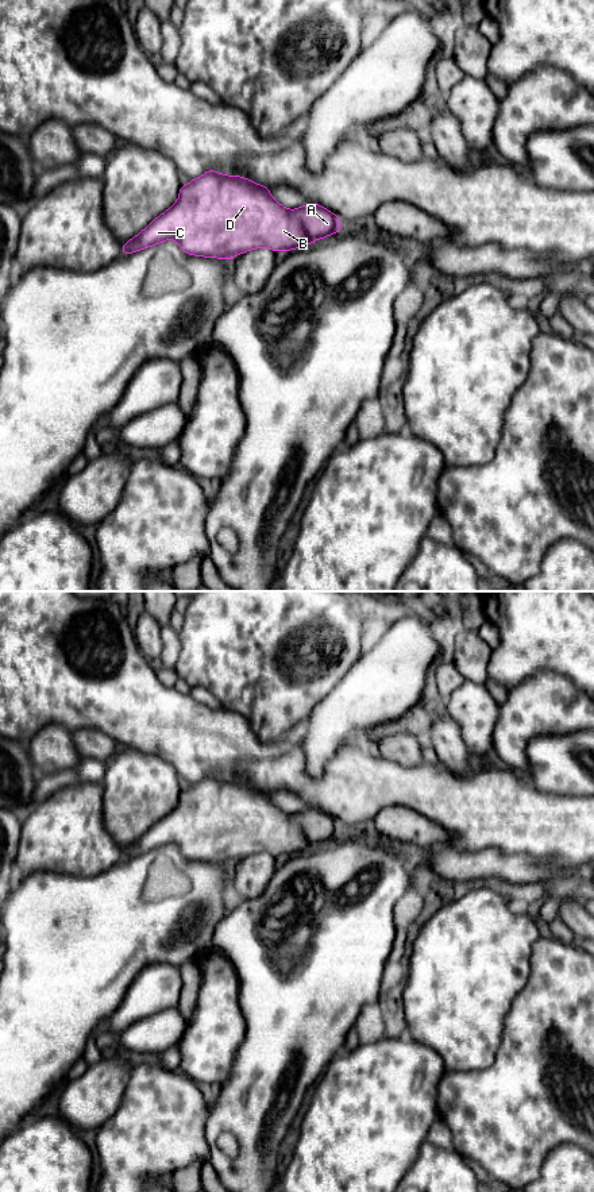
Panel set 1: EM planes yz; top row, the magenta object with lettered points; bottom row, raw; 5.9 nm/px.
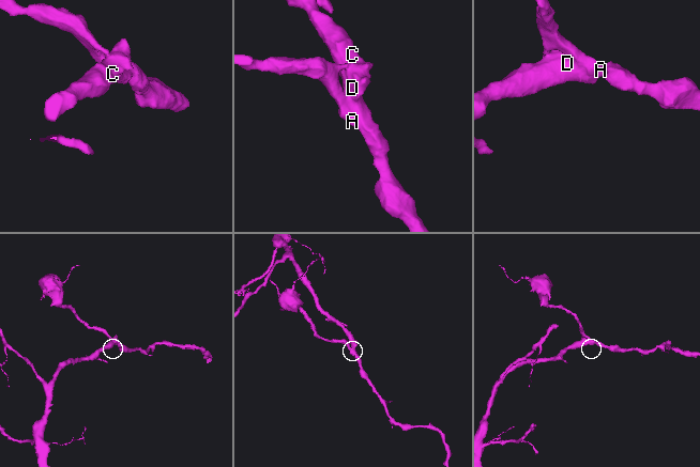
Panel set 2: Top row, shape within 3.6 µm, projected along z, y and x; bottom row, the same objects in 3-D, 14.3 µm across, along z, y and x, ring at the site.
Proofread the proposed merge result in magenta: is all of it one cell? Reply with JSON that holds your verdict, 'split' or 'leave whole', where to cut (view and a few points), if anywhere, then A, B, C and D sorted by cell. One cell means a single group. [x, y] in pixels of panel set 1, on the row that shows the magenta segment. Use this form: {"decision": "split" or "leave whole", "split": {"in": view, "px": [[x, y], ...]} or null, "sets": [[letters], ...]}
{"decision": "split", "split": {"in": "yz", "px": [[289, 211], [312, 240]]}, "sets": [["A"], ["B", "C", "D"]]}

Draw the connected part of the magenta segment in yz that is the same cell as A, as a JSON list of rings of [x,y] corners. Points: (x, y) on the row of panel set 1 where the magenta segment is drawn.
[[[319,204],[304,205],[290,213],[301,221],[312,242],[333,235],[343,228],[338,216]]]

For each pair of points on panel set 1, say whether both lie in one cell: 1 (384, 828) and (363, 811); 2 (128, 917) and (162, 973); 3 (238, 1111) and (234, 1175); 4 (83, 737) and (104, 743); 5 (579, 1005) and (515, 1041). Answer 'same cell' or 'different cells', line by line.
1: different cells
2: different cells
3: same cell
4: same cell
5: same cell

